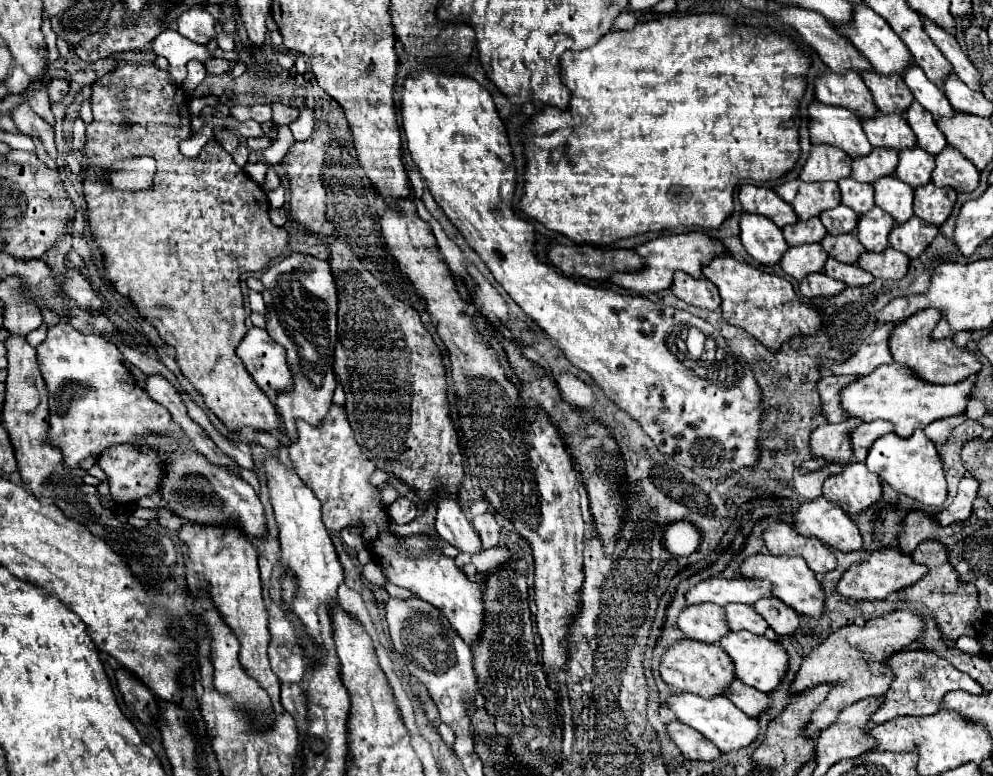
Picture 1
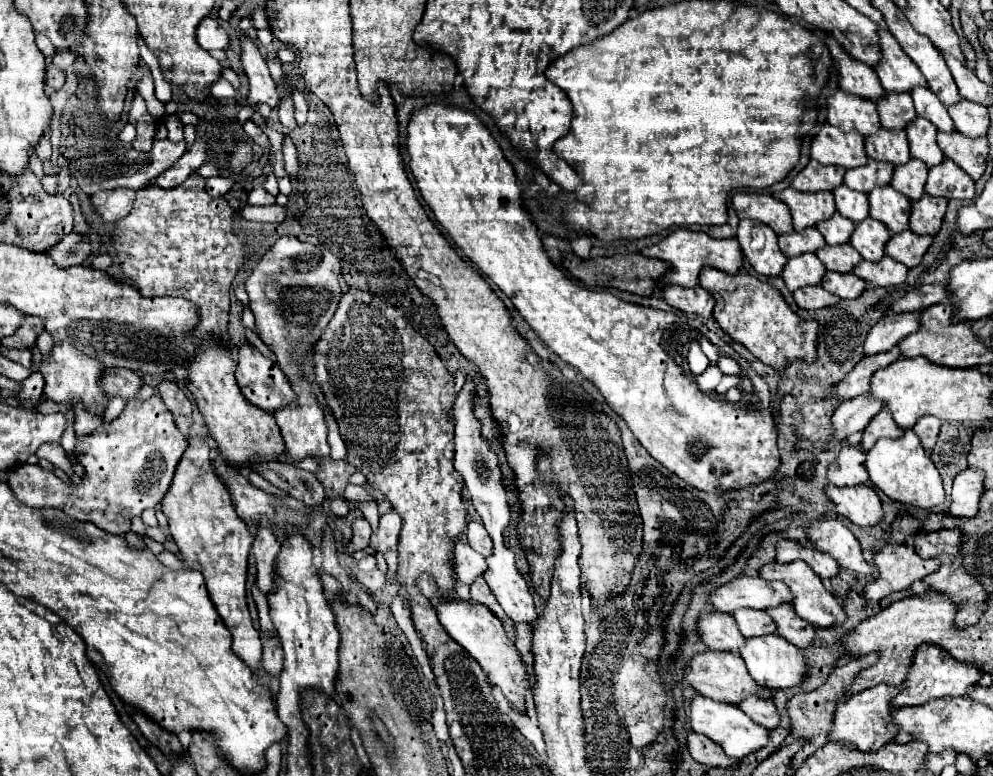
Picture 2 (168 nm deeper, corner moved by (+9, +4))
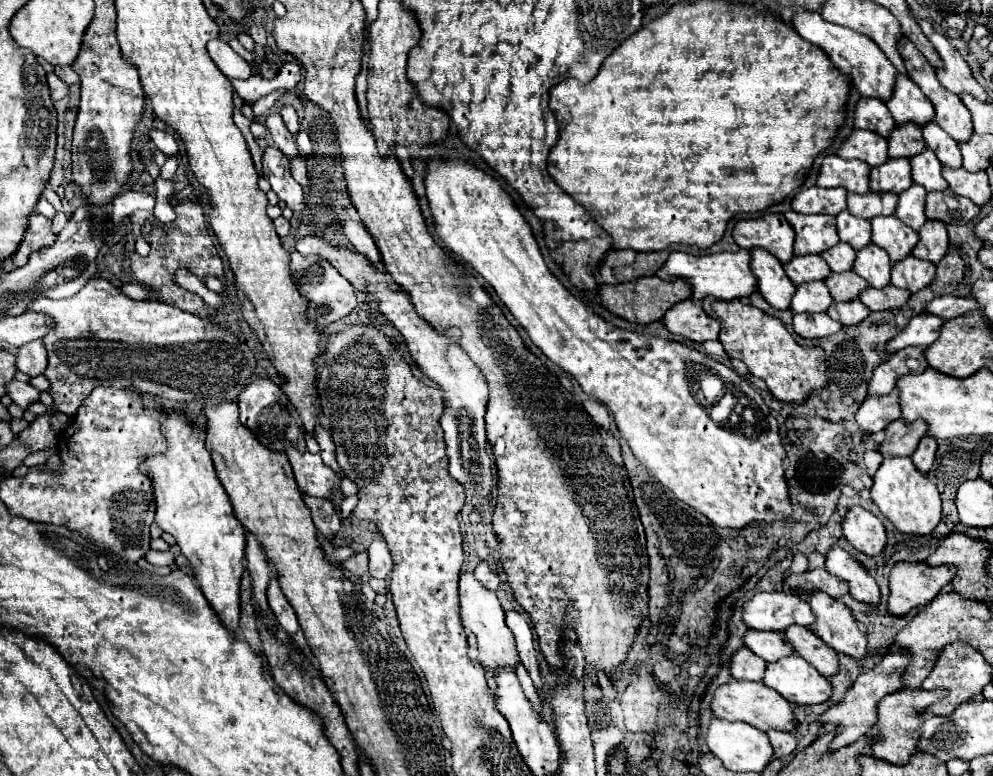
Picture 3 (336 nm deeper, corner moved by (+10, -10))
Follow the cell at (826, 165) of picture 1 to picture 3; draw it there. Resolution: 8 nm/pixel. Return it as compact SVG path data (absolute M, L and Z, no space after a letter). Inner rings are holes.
M811 186L795 194L791 208L801 214L831 214L837 216L847 208L845 204L847 190L845 188L819 188Z

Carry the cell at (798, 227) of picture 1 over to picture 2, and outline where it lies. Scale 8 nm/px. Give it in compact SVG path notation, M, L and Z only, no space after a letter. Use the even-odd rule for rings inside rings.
M806 228L804 232L792 232L792 234L784 234L778 236L778 246L784 252L784 256L792 258L798 254L806 254L806 252L818 252L820 246L824 246L824 238L822 234L818 234L816 228Z

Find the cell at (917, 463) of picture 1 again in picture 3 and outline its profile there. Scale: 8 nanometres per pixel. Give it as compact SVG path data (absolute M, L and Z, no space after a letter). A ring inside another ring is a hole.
M885 458L873 474L871 498L899 532L927 536L941 520L941 498L933 486L913 464L911 458Z

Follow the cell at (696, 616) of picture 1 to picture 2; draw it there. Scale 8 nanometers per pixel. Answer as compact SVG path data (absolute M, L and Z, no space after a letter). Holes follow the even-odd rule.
M724 612L704 614L698 626L704 644L714 652L738 652L742 648L742 642L746 640L740 634L734 618Z

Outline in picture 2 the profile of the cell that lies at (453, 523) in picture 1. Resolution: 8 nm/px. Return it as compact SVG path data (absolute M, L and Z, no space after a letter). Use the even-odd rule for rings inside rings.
M458 540L454 546L454 572L460 582L470 586L478 576L486 572L486 560L464 540Z

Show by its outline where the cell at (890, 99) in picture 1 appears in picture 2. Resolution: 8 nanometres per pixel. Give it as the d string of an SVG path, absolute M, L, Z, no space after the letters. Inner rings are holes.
M888 92L876 106L880 122L886 130L906 130L906 126L916 118L910 94Z

